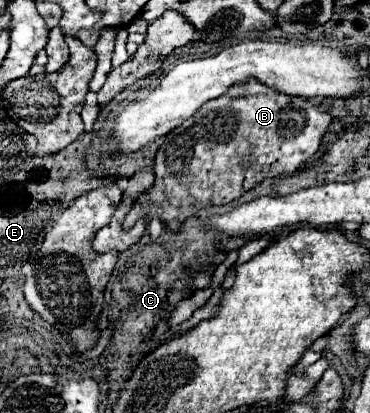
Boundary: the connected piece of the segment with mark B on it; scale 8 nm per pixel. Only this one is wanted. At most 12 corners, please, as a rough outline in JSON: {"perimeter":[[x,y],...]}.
{"perimeter":[[255,78],[169,132],[123,220],[173,232],[319,150],[331,114]]}

